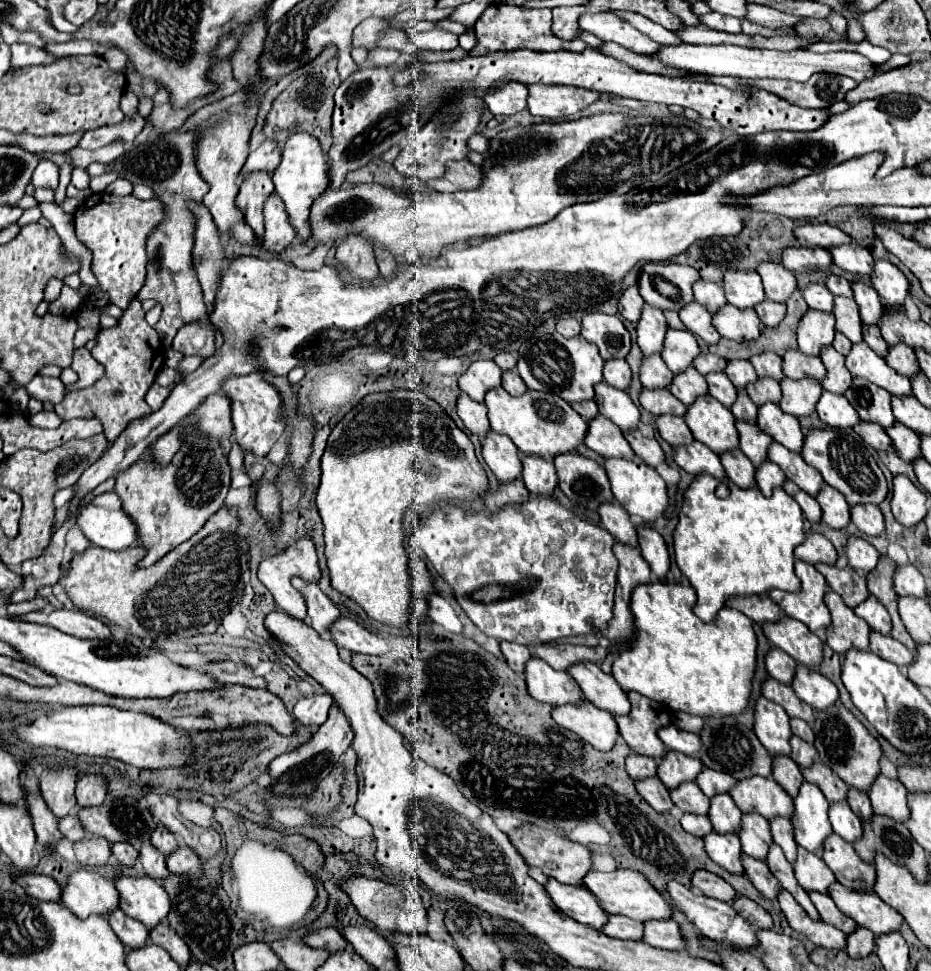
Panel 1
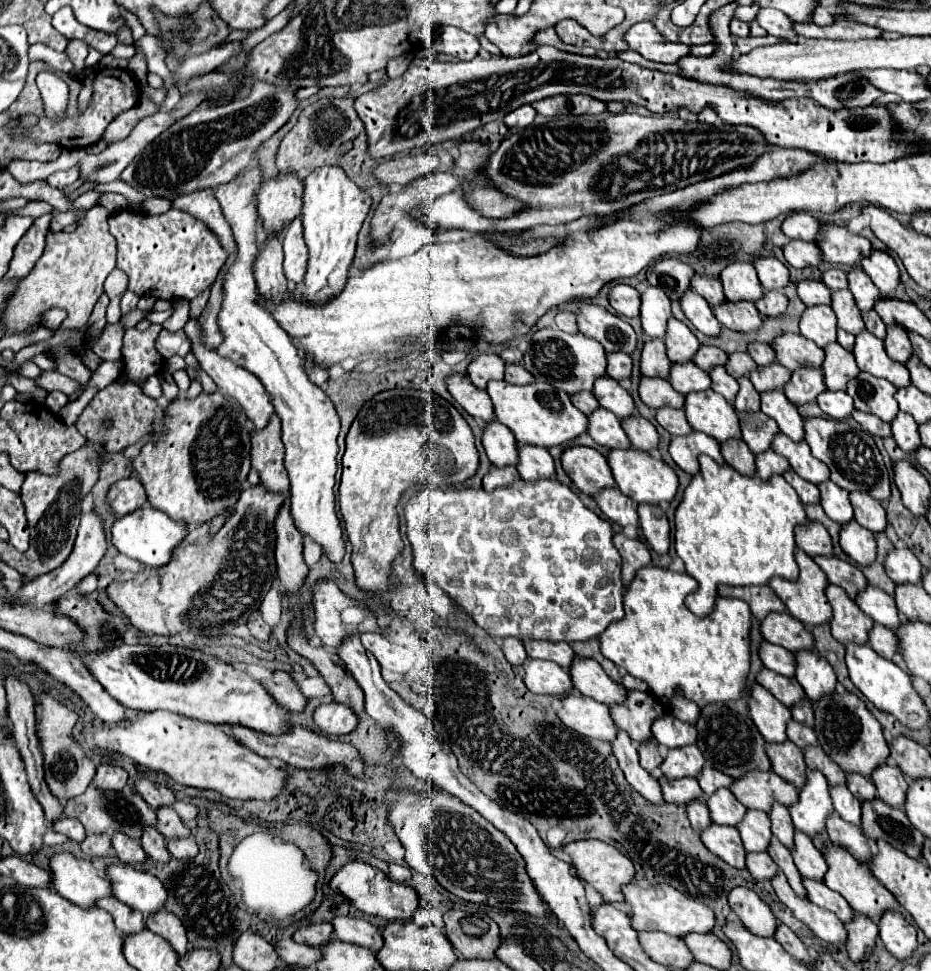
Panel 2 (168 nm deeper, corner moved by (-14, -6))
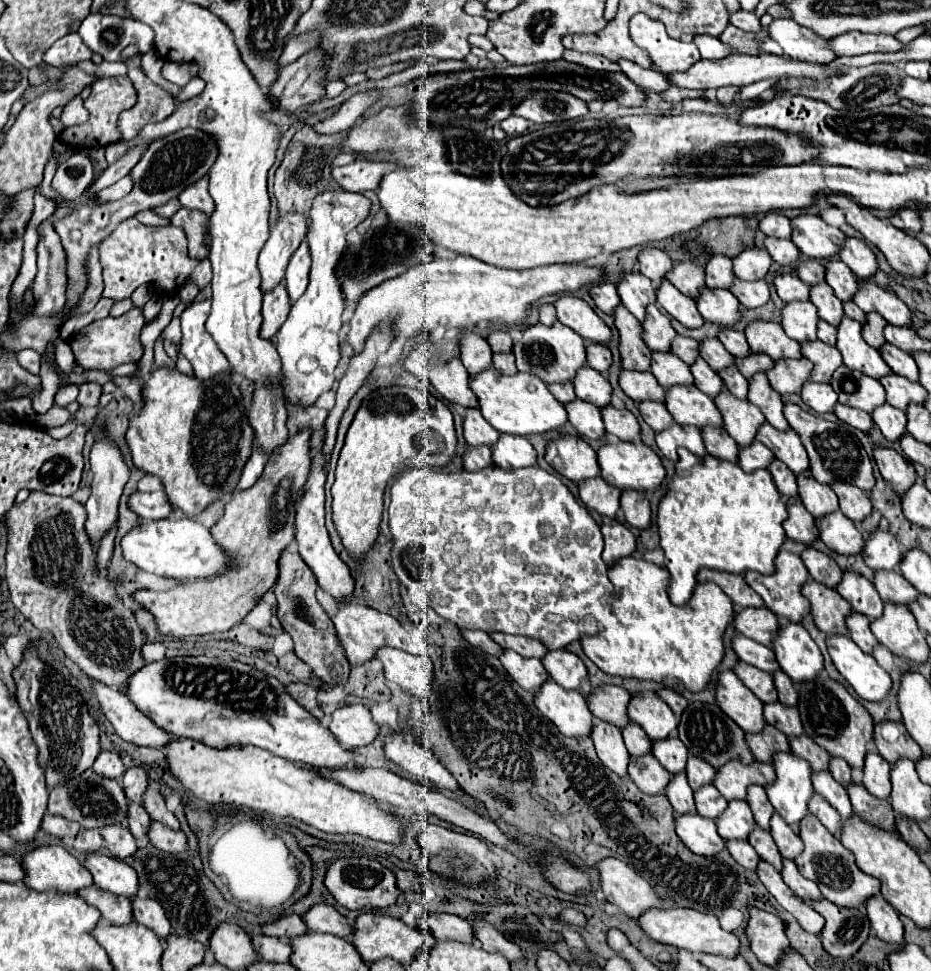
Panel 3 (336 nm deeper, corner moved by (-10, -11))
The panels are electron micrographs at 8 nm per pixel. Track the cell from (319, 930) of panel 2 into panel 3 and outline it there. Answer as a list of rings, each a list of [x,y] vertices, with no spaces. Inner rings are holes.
[[[288,914],[276,922],[270,922],[270,924],[264,924],[262,926],[262,932],[266,936],[276,936],[276,938],[294,938],[294,936],[300,936],[306,932],[306,924],[302,922],[302,918],[298,914]]]

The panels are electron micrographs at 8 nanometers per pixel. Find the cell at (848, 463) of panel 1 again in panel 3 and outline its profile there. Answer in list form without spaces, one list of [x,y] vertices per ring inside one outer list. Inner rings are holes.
[[[784,404],[784,416],[786,416],[790,428],[794,428],[800,434],[802,444],[810,458],[810,470],[818,482],[822,482],[822,484],[846,482],[846,484],[858,486],[864,492],[870,492],[870,488],[874,488],[876,480],[872,474],[870,458],[868,458],[866,450],[860,446],[858,436],[852,430],[848,430],[844,424],[828,422],[820,416],[814,416],[796,404]]]

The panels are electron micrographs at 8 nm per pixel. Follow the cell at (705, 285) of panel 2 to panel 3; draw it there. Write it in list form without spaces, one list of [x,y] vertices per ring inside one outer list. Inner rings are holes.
[[[678,262],[672,266],[672,270],[666,274],[666,278],[686,296],[696,298],[698,290],[704,286],[704,268],[694,262]]]

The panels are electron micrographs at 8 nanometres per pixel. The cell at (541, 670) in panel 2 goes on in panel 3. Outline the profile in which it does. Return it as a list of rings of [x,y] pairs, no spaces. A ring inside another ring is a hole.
[[[504,650],[498,660],[502,662],[510,678],[526,690],[538,690],[548,680],[546,670],[542,668],[542,662],[538,658],[522,658],[516,652]]]

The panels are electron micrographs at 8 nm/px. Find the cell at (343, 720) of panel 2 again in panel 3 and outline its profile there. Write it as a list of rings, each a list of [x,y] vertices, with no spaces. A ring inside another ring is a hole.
[[[352,704],[336,710],[328,728],[344,748],[368,746],[380,732],[380,726],[374,722],[370,708],[364,704]]]

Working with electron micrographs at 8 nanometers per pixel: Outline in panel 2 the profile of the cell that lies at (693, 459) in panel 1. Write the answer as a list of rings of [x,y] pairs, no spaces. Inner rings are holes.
[[[692,431],[686,437],[674,437],[670,443],[670,455],[674,463],[690,475],[696,475],[700,471],[700,463],[698,463],[700,455],[712,457],[718,465],[726,463],[720,453],[720,443],[698,431]]]

